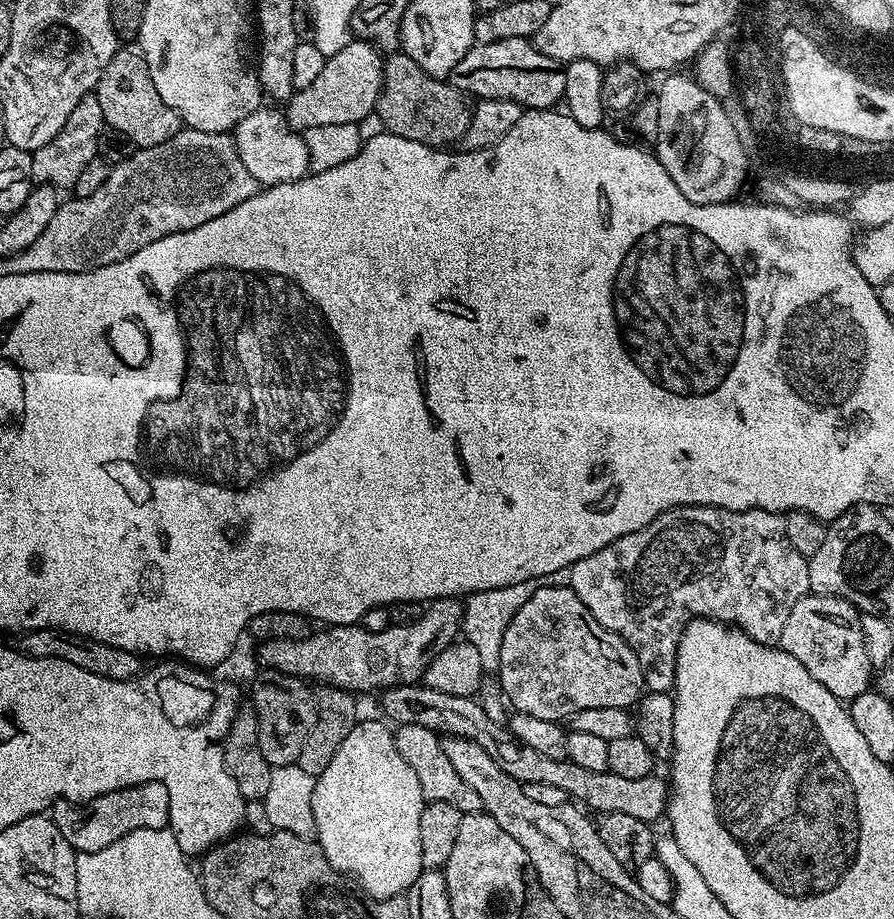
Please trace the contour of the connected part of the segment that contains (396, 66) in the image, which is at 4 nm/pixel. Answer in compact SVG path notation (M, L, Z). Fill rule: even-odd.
M402 50L385 59L384 89L380 92L376 112L387 131L429 146L452 146L455 140L456 143L463 141L466 126L470 126L472 109L473 105L465 93L447 79L439 80L426 74L426 70L422 70L422 66Z

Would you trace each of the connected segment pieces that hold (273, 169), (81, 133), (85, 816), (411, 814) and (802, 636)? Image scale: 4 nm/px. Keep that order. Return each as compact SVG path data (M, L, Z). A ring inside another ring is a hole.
M267 106L256 108L254 114L246 114L246 118L236 124L234 139L238 156L242 158L246 170L250 170L257 185L292 184L295 180L309 175L308 151L304 137L288 125L283 111L275 112Z
M94 92L83 96L70 114L63 129L44 147L32 153L31 172L35 183L51 184L52 187L75 187L82 171L99 155L100 136L106 125L102 118L102 106Z
M147 780L134 786L126 786L122 790L107 792L75 806L73 801L57 800L50 809L50 815L58 830L62 830L62 838L66 838L77 853L106 850L106 846L118 842L118 838L134 830L168 828L173 819L170 794L166 786L157 780Z
M361 719L354 730L346 734L342 746L338 746L338 754L330 758L330 766L326 766L326 770L322 770L322 774L316 777L312 799L315 839L329 859L330 866L349 877L357 876L364 891L379 900L407 893L424 868L422 846L418 842L418 826L426 803L418 774L414 774L406 758L402 758L393 729L383 719L380 720Z
M809 594L790 610L779 642L779 647L798 658L798 662L802 662L802 666L841 702L851 702L858 694L869 691L871 684L868 683L874 680L860 618L856 607L842 598Z

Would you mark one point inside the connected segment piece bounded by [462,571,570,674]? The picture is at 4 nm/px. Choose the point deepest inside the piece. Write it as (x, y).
(487, 613)

